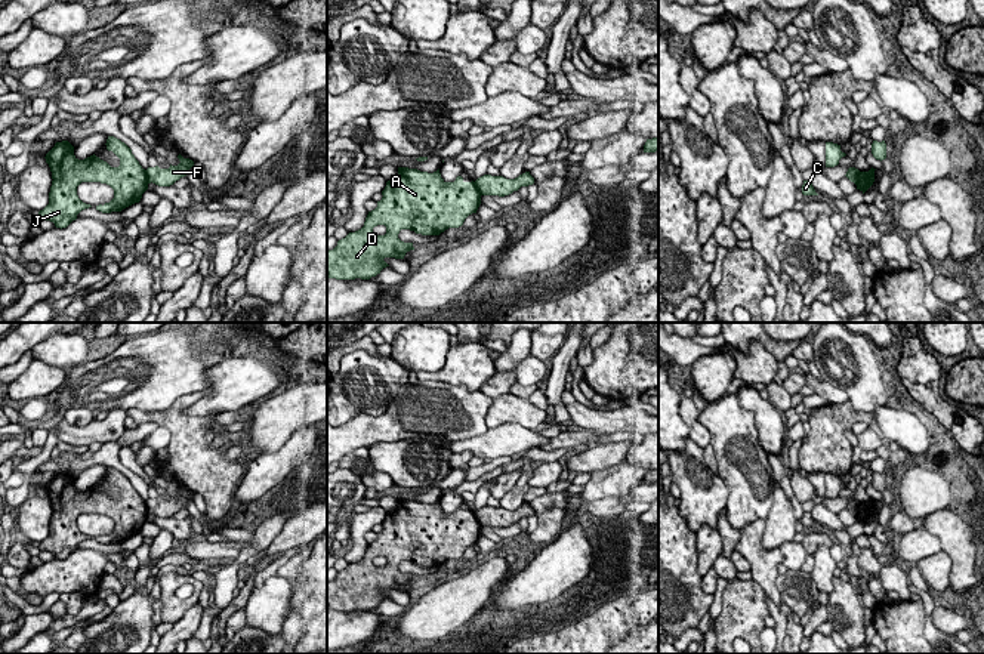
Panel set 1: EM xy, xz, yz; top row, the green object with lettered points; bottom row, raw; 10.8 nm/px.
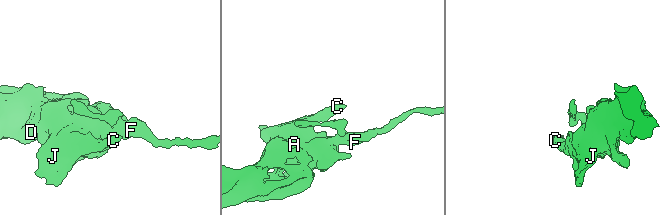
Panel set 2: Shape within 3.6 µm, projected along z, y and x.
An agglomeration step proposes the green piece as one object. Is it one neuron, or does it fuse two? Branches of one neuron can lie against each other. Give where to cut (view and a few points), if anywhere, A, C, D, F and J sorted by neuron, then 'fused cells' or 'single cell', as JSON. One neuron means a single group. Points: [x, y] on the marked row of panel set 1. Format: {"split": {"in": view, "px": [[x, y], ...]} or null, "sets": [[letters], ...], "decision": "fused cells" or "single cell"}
{"split": {"in": "xy", "px": [[144, 170], [148, 182]]}, "sets": [["A", "C", "D", "J"], ["F"]], "decision": "fused cells"}

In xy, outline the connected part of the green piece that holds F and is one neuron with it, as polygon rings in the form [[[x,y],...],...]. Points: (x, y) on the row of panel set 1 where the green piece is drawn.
[[[181,154],[178,155],[179,164],[172,166],[169,169],[160,169],[158,166],[155,167],[148,167],[146,172],[146,181],[148,183],[155,183],[158,186],[170,186],[181,178],[188,175],[188,170],[194,167],[194,161],[189,158],[183,158]]]

